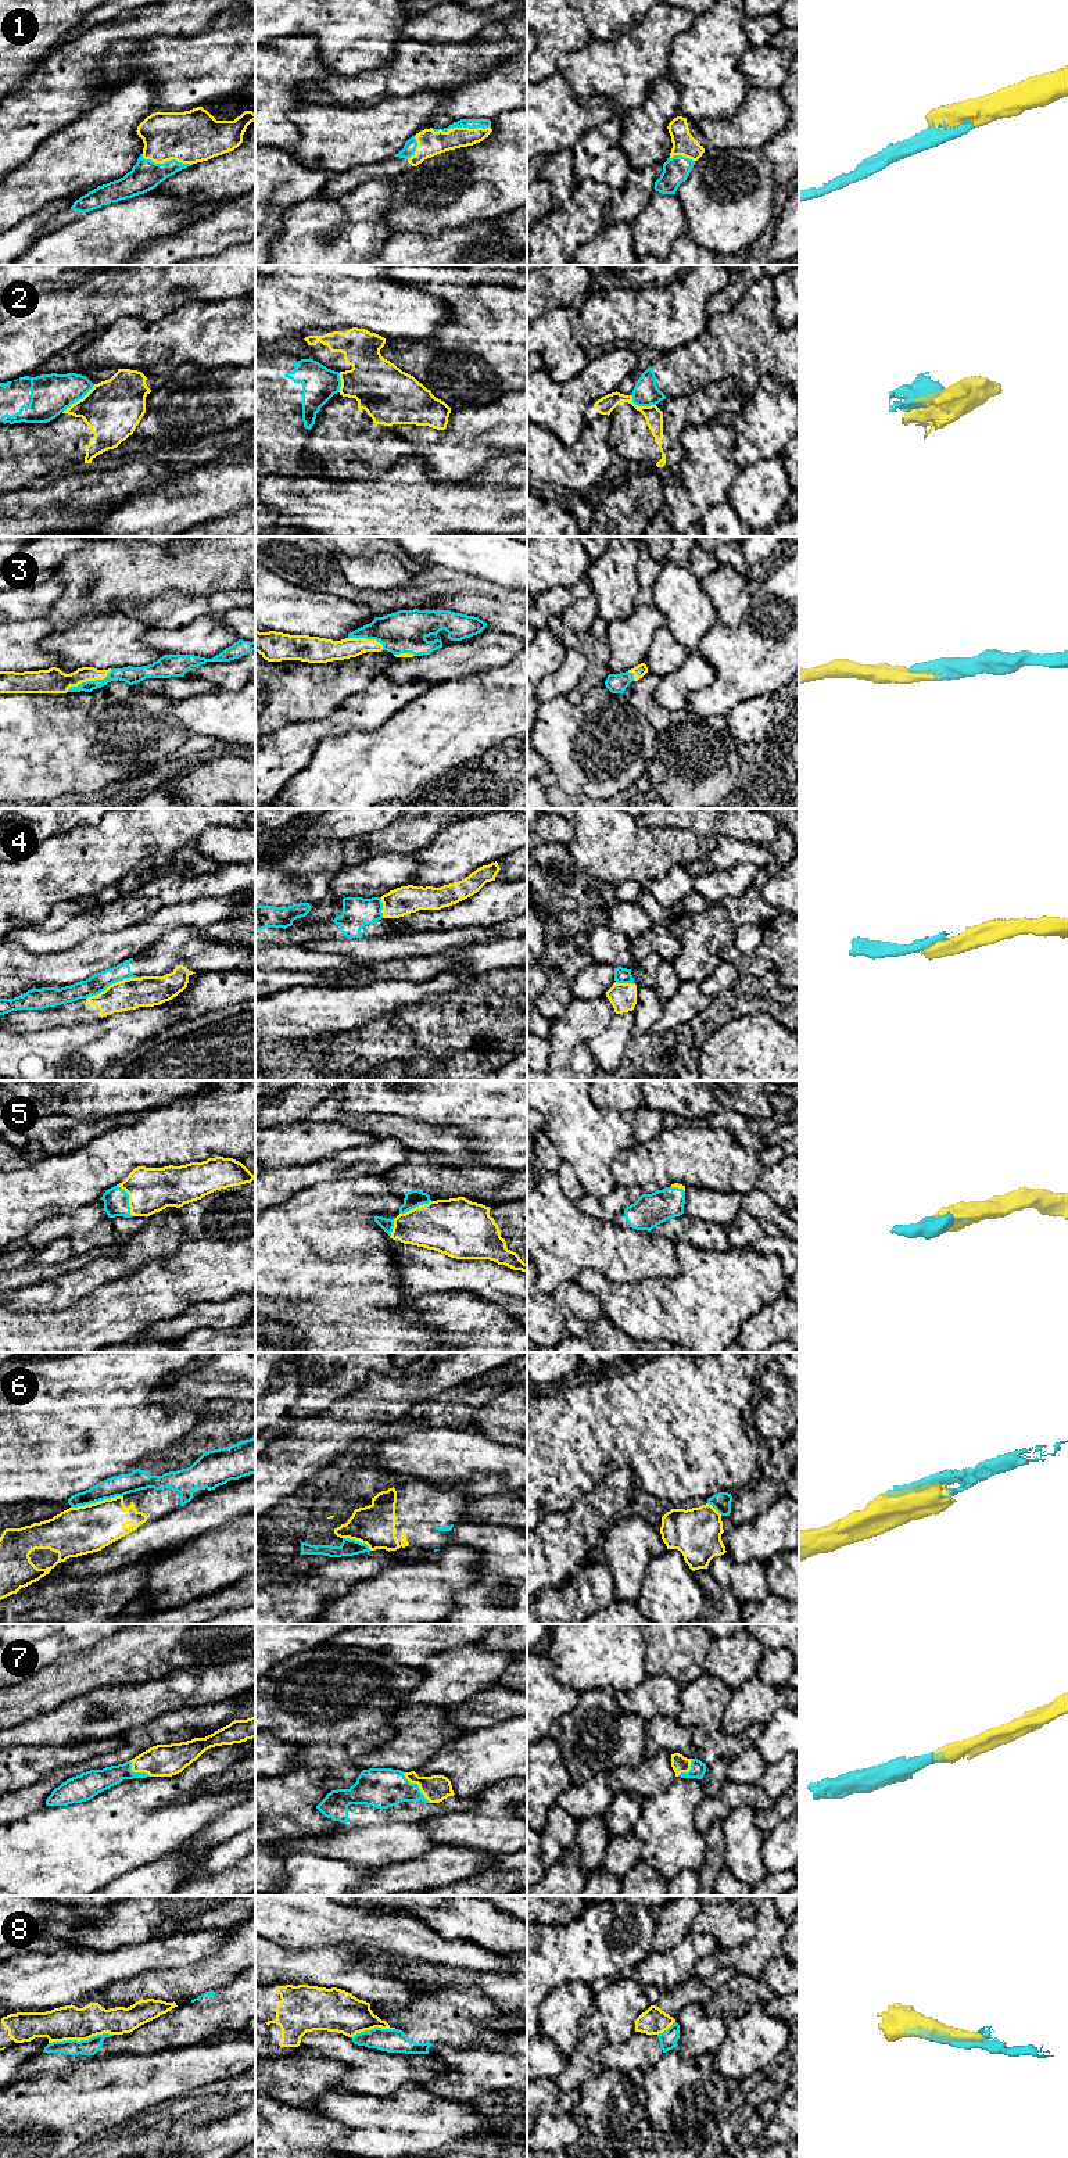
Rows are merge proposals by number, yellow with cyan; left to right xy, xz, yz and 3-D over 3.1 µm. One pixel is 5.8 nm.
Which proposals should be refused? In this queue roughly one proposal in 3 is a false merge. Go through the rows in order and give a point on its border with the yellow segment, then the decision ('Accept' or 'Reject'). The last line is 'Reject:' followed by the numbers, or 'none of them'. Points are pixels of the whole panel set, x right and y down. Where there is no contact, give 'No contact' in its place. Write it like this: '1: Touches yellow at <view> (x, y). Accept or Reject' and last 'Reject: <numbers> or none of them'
1: Touches yellow at xz (459, 128). Accept
2: Touches yellow at xy (79, 400). Reject
3: Touches yellow at xy (89, 680). Accept
4: Touches yellow at xy (113, 983). Reject
5: Touches yellow at xy (129, 1200). Accept
6: Touches yellow at xy (96, 1502). Accept
7: Touches yellow at xz (418, 1784). Accept
8: Touches yellow at xy (81, 2039). Reject
Reject: 2, 4, 8

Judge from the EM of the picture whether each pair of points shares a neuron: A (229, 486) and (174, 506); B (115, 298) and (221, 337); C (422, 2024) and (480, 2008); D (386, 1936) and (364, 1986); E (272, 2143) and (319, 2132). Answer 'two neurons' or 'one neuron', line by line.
A: one neuron
B: two neurons
C: one neuron
D: two neurons
E: one neuron

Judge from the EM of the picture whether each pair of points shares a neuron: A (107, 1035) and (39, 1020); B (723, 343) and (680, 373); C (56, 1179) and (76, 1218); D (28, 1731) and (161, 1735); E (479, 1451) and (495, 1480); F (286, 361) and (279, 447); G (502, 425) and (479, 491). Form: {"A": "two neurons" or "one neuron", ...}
{"A": "two neurons", "B": "one neuron", "C": "two neurons", "D": "two neurons", "E": "one neuron", "F": "one neuron", "G": "two neurons"}

